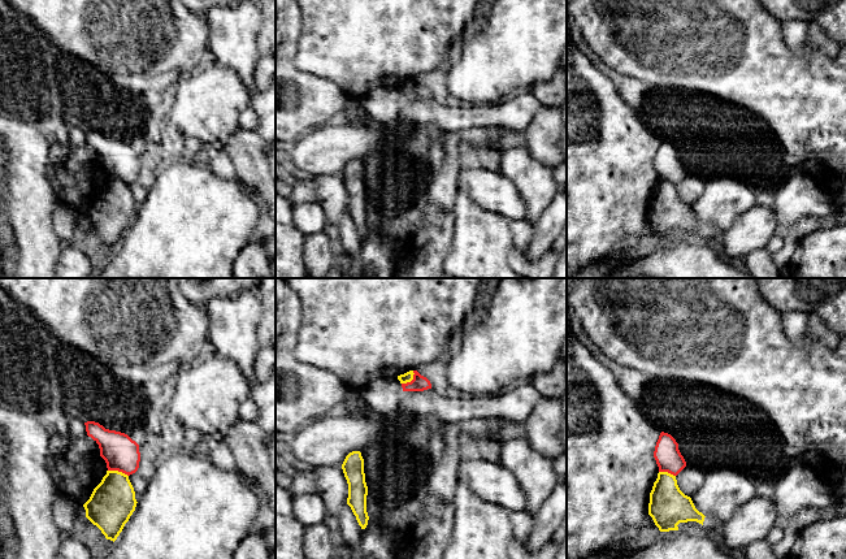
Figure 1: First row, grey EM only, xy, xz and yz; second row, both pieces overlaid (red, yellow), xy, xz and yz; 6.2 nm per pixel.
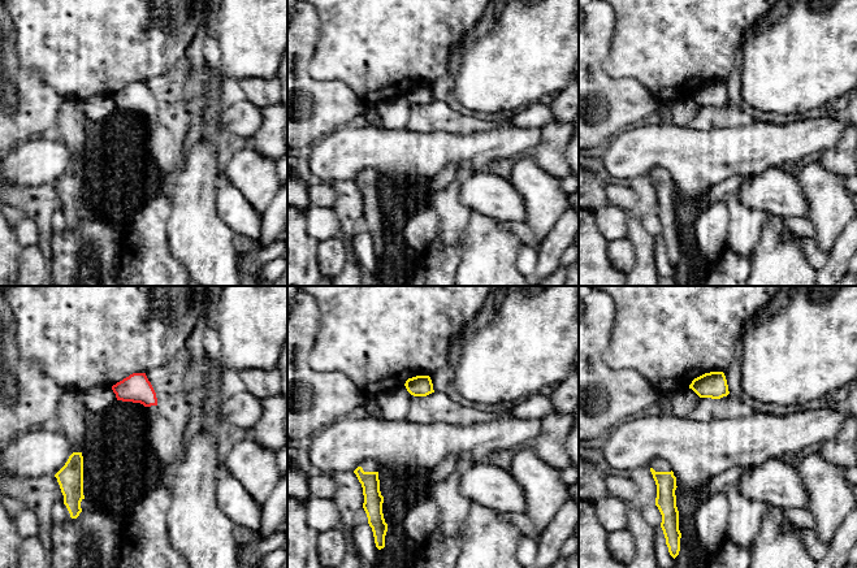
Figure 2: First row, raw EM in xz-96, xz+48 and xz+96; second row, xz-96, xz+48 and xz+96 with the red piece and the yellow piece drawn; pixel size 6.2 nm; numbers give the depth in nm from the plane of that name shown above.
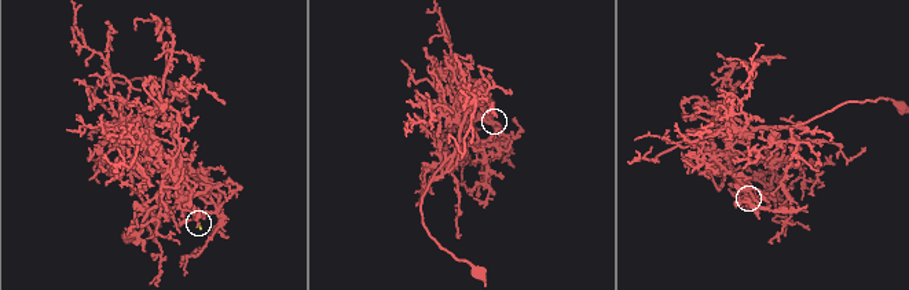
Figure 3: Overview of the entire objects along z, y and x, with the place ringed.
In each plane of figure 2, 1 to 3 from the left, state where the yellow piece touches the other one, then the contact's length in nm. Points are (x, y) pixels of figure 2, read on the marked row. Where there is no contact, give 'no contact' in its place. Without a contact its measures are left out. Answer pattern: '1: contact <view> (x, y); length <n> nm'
1: no contact
2: no contact
3: no contact

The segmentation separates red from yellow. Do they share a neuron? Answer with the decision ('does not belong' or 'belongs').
does not belong

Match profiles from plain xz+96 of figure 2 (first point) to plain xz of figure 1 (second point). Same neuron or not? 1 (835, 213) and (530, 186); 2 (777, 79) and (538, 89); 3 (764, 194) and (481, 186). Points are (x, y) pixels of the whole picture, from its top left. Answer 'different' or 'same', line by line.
1: same
2: different
3: same

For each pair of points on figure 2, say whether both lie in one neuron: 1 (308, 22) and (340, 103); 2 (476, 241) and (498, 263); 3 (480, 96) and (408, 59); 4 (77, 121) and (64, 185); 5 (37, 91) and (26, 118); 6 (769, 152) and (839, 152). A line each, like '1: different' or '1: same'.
1: same
2: same
3: different
4: same
5: same
6: different

